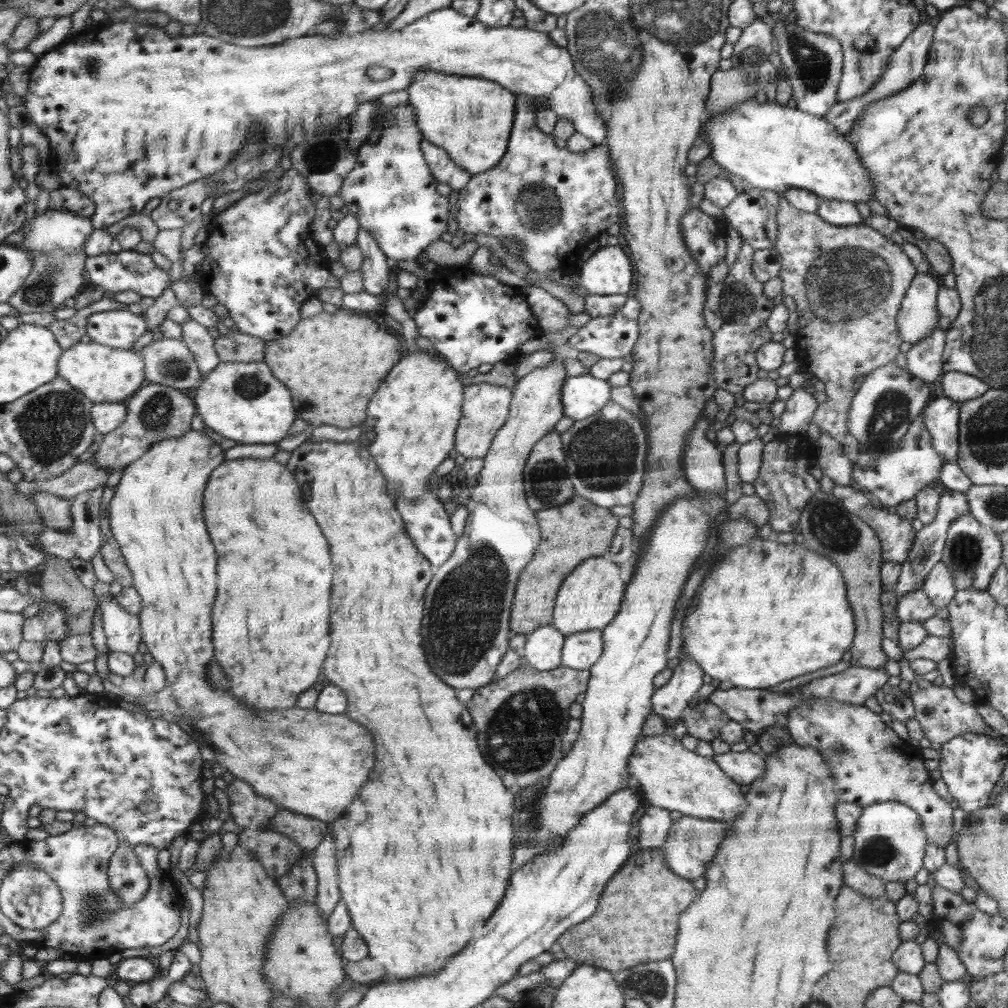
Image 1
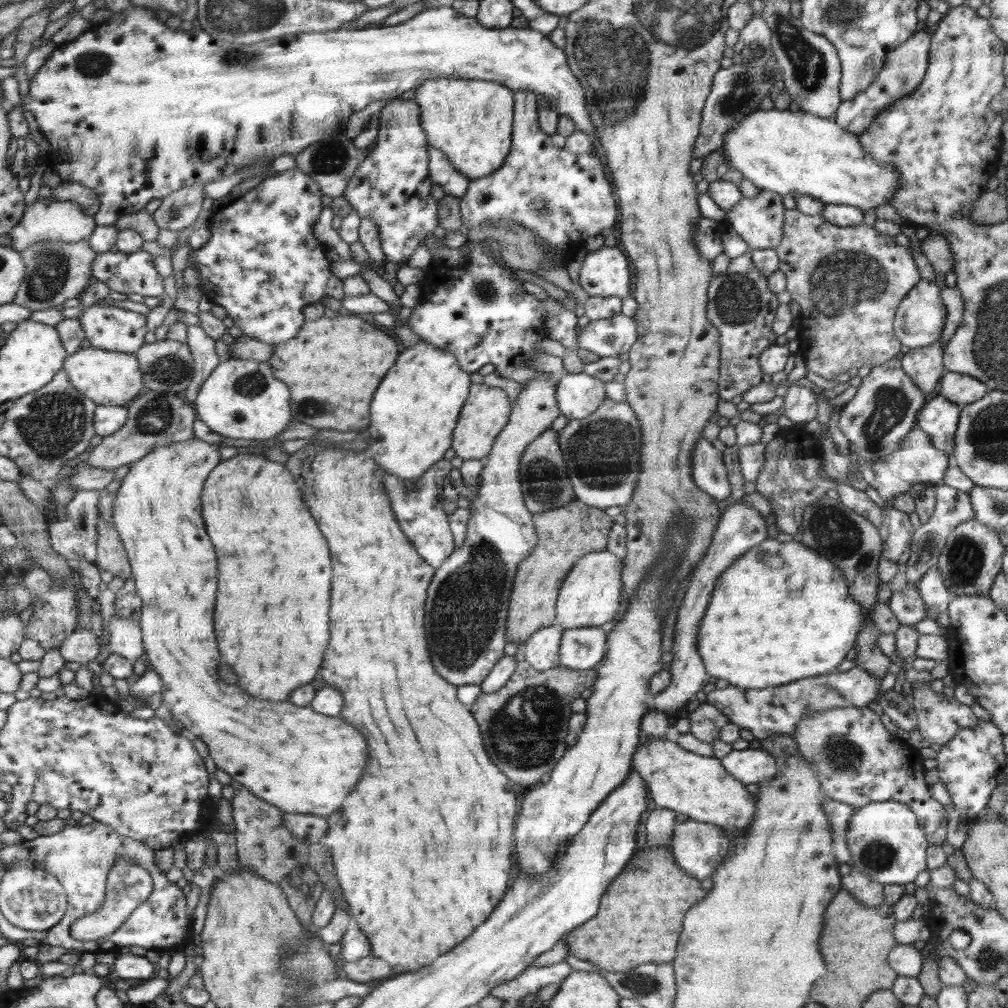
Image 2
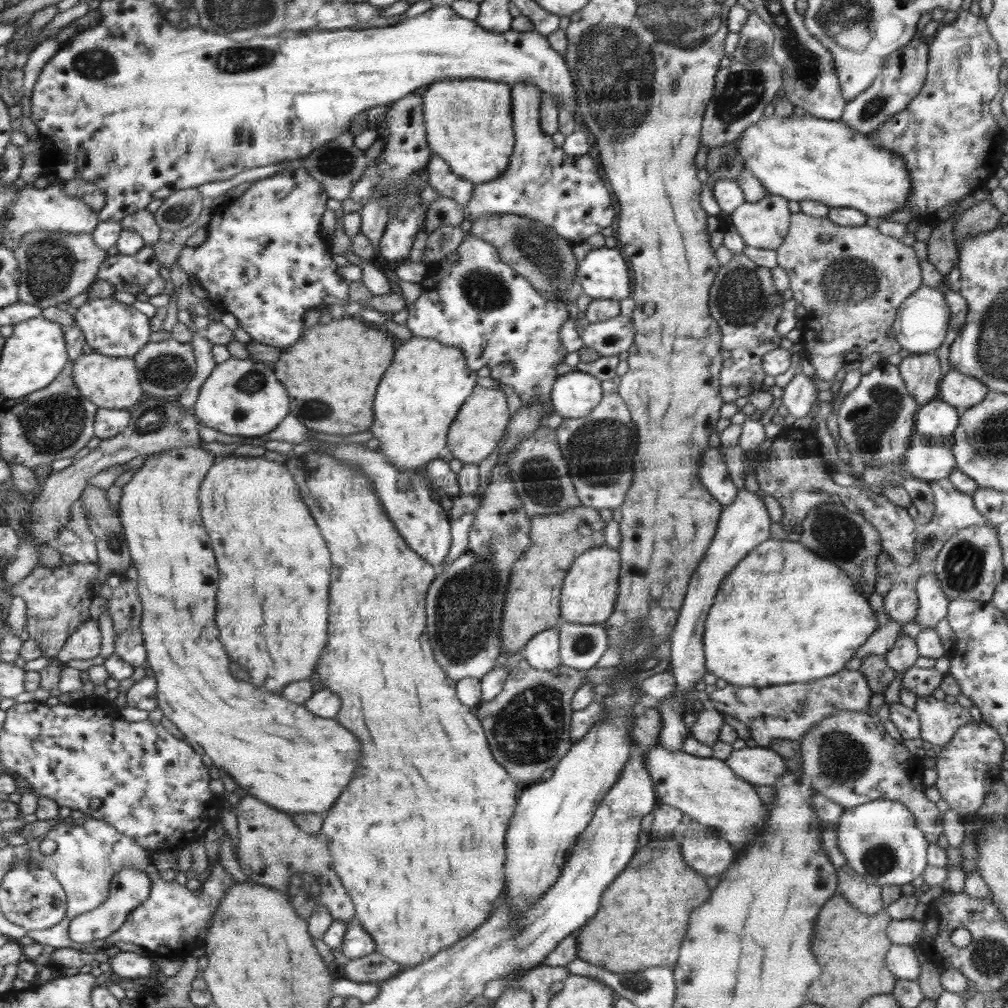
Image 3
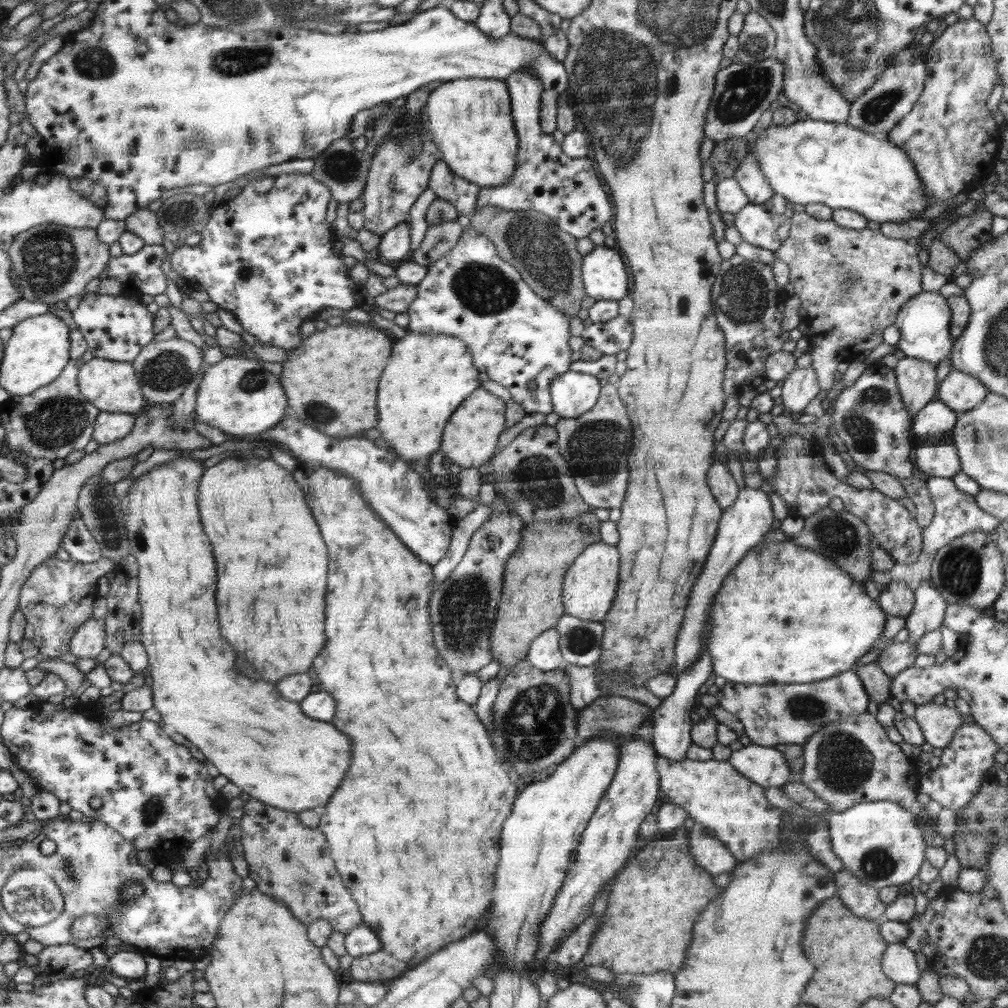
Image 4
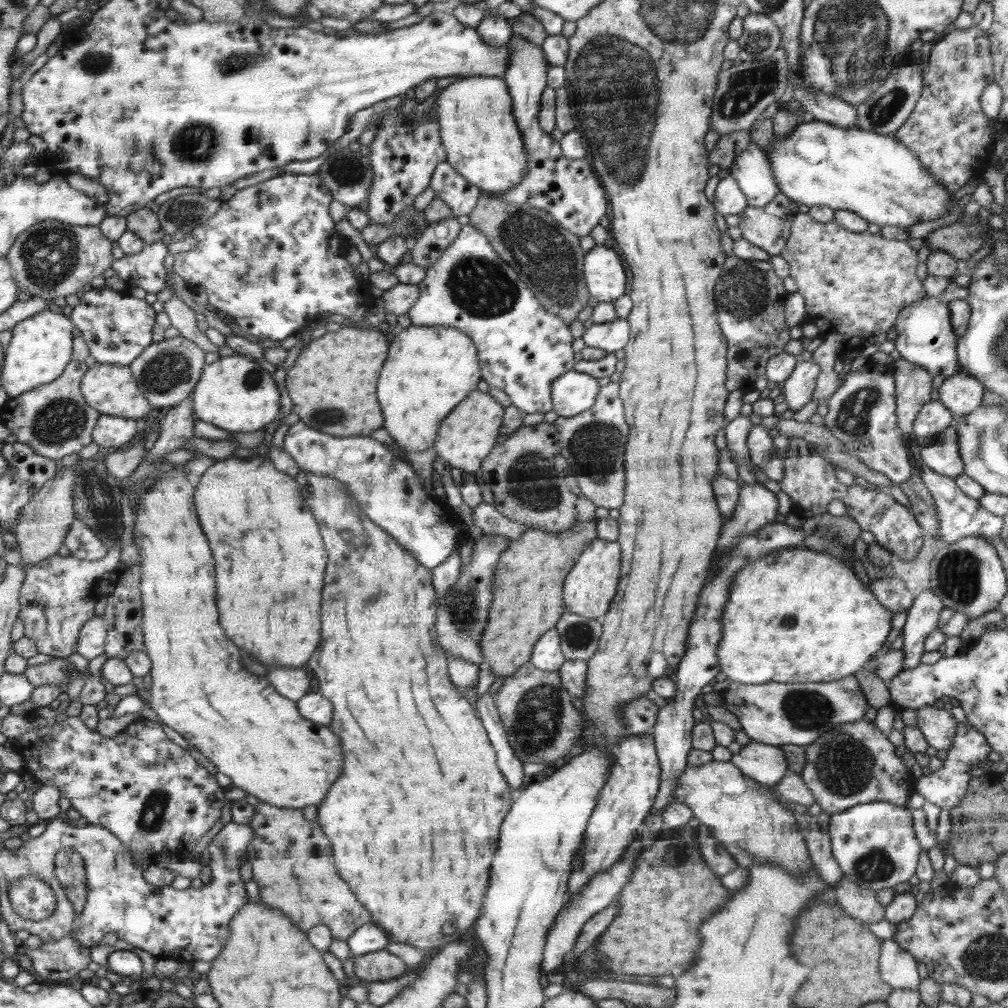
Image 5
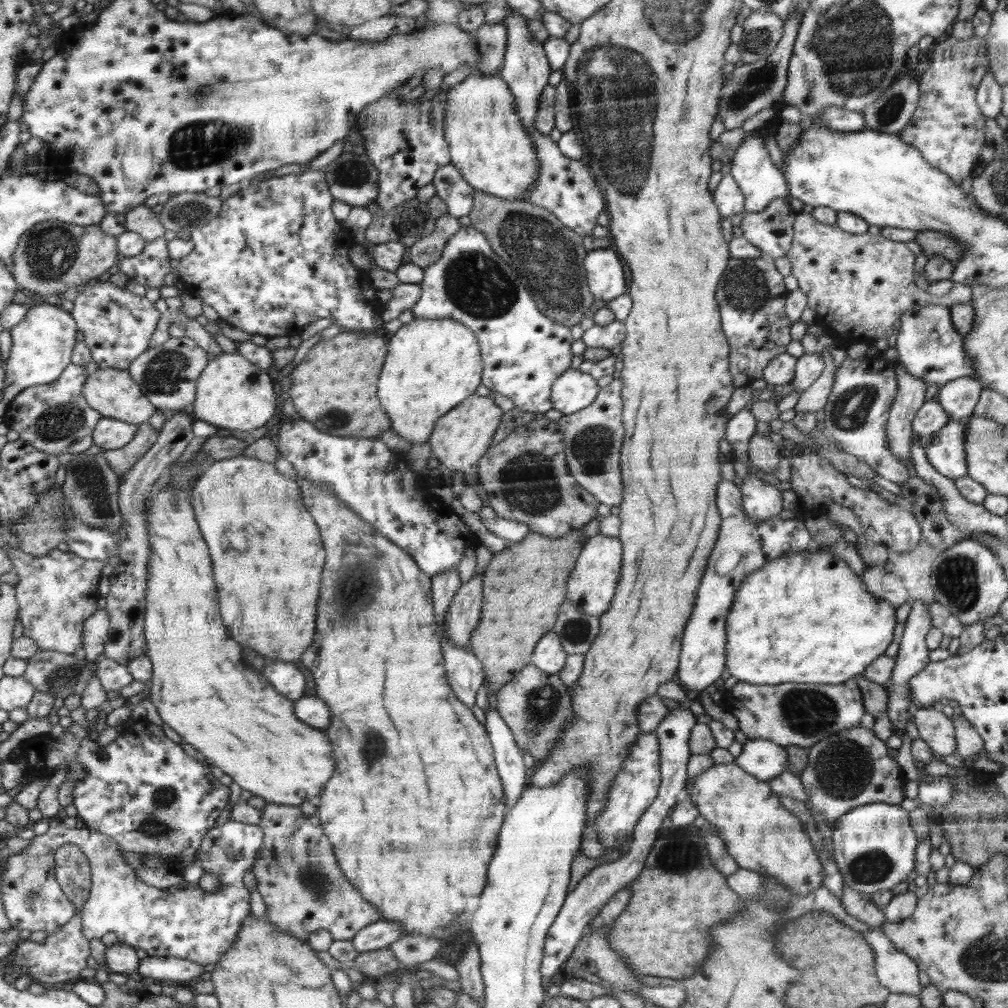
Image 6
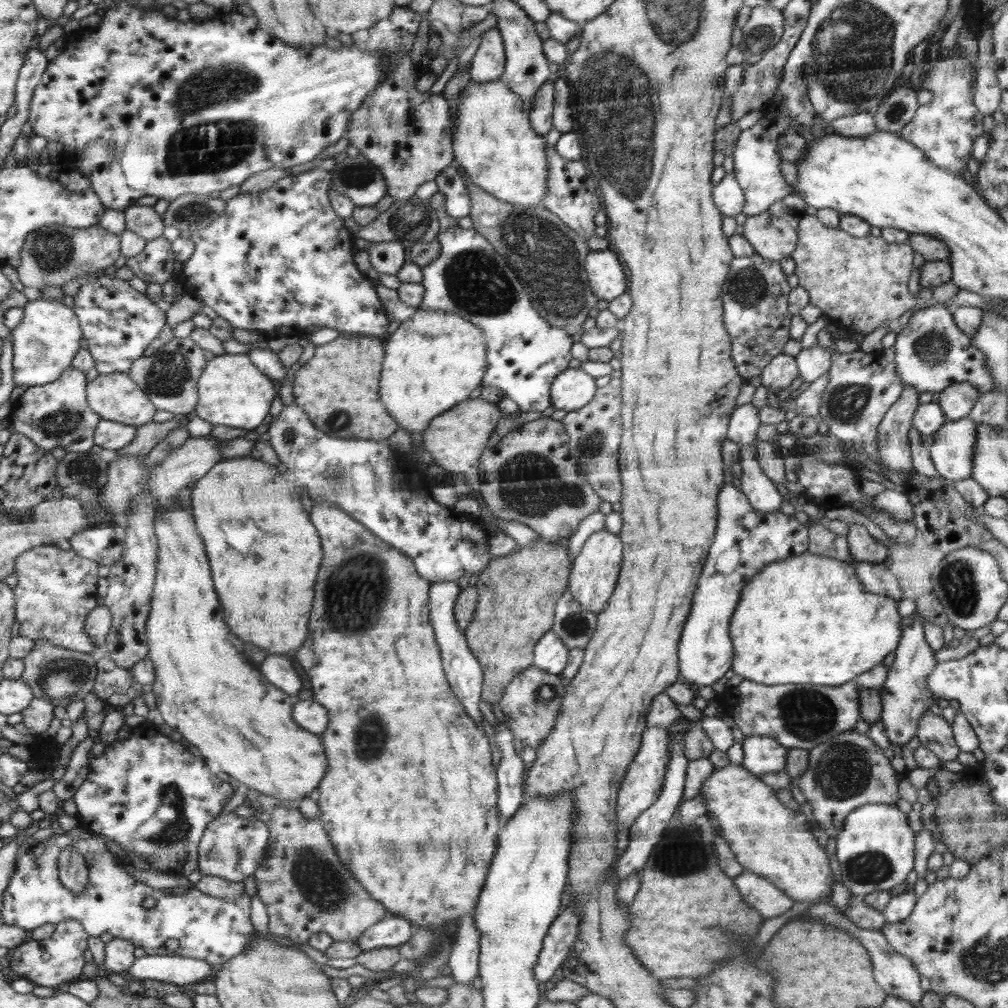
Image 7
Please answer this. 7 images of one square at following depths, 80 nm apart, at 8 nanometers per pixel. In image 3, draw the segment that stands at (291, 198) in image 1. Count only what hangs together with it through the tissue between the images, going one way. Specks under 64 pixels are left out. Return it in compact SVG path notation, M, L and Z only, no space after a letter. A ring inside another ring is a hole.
M285 168L284 172L253 182L241 196L228 201L222 212L213 213L206 240L197 247L184 246L178 254L178 266L196 278L197 285L208 292L207 299L222 312L230 312L254 341L288 348L302 336L302 320L308 310L330 304L345 307L351 300L349 283L338 274L326 242L320 236L320 220L326 210L328 193L323 183L312 178L304 168Z

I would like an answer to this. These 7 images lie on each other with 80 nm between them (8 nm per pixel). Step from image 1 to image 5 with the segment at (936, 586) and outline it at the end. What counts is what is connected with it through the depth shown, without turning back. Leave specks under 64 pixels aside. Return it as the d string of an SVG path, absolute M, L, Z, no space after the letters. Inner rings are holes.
M930 588L913 599L912 606L907 610L905 625L901 628L904 651L902 670L910 670L921 663L920 658L925 653L924 641L937 629L942 607L942 601Z

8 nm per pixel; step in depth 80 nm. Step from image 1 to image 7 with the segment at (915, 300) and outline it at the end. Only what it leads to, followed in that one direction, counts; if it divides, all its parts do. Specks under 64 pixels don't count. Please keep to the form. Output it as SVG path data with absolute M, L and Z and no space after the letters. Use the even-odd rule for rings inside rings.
M936 305L918 308L909 319L906 327L901 328L895 341L895 370L903 384L916 386L923 392L940 394L948 386L957 382L969 382L981 394L996 391L985 356L972 346L971 336L961 332L954 324L954 318L946 307Z

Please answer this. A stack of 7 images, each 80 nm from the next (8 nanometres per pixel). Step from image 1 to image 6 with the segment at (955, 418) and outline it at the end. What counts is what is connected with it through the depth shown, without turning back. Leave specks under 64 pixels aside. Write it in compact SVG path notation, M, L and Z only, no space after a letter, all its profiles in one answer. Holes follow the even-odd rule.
M936 398L932 399L926 402L915 414L915 438L926 443L948 422L950 422L948 413L940 406Z

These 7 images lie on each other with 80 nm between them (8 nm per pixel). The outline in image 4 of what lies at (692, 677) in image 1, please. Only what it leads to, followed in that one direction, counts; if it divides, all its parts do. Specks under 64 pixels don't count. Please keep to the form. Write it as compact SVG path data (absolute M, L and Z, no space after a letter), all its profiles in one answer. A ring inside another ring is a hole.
M744 487L739 492L738 500L728 510L724 510L722 520L719 522L718 537L711 546L711 552L705 562L705 568L697 578L694 590L689 596L689 604L685 613L685 622L681 626L680 637L676 645L676 671L678 675L687 671L700 656L703 646L700 640L700 633L706 626L705 616L707 608L712 606L714 596L721 587L722 581L728 573L746 556L748 550L764 542L764 536L770 532L772 522L772 505L770 505L769 494L761 489Z

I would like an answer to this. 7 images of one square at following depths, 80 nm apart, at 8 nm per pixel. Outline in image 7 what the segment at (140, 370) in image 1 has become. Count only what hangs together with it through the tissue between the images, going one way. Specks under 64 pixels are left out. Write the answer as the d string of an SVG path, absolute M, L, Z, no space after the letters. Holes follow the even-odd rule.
M126 373L100 374L94 381L88 383L86 393L88 394L92 411L100 415L102 420L127 423L128 426L138 428L152 421L157 412L156 407L149 401L148 396L142 392L139 386Z

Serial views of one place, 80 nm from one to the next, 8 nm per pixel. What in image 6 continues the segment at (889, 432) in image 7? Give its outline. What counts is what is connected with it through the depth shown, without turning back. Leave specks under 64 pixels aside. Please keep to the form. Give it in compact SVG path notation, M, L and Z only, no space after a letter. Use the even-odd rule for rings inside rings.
M897 363L899 391L887 420L887 445L891 453L902 462L910 462L911 445L914 443L914 418L926 403L928 384L921 378L912 376L901 364Z

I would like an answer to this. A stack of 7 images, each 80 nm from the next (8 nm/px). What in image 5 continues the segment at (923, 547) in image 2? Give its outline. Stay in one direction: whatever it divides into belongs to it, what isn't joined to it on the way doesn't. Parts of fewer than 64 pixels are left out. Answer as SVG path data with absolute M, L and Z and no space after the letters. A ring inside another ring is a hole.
M922 465L921 479L933 496L936 505L938 525L938 540L946 544L957 542L965 537L984 537L997 541L1000 531L1004 526L1003 516L992 514L981 506L979 501L966 496L956 486L953 478L949 476L938 474L935 470L929 469L928 466Z

